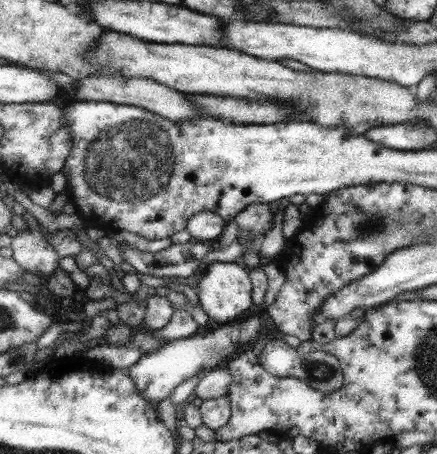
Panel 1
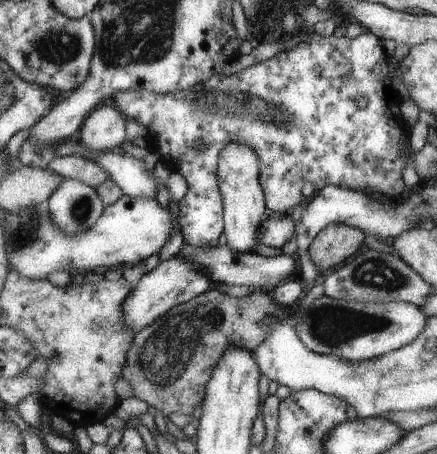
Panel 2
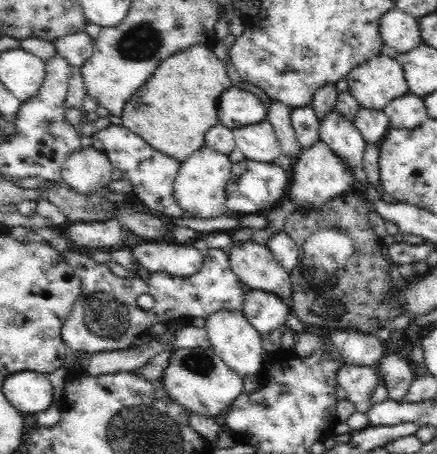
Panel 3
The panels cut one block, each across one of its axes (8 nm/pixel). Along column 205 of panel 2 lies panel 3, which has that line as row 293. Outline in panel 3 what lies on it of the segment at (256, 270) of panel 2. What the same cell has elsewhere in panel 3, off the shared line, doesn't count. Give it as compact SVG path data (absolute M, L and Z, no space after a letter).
M252 290L244 300L242 314L262 336L272 336L280 326L286 324L286 316L292 314L292 310L276 294L266 294L264 290Z

